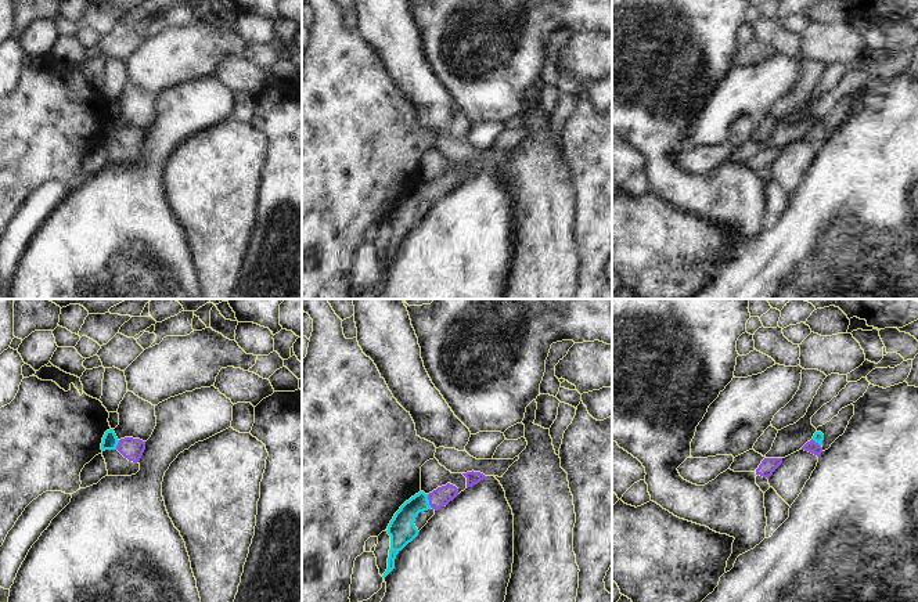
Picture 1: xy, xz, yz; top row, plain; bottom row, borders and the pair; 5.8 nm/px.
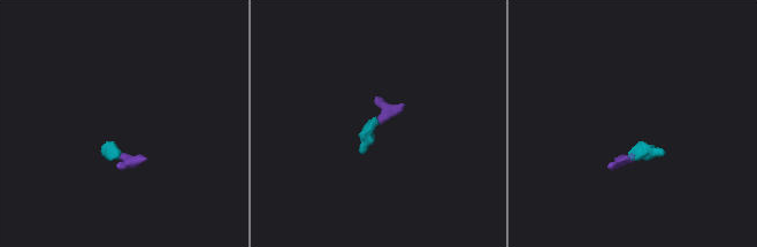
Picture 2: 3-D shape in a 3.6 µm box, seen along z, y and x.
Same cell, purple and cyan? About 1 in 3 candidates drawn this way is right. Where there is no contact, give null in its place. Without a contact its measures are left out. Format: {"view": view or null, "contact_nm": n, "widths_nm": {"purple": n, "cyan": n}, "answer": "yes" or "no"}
{"view": "xz", "contact_nm": 80, "widths_nm": {"purple": 110, "cyan": 160}, "answer": "yes"}

